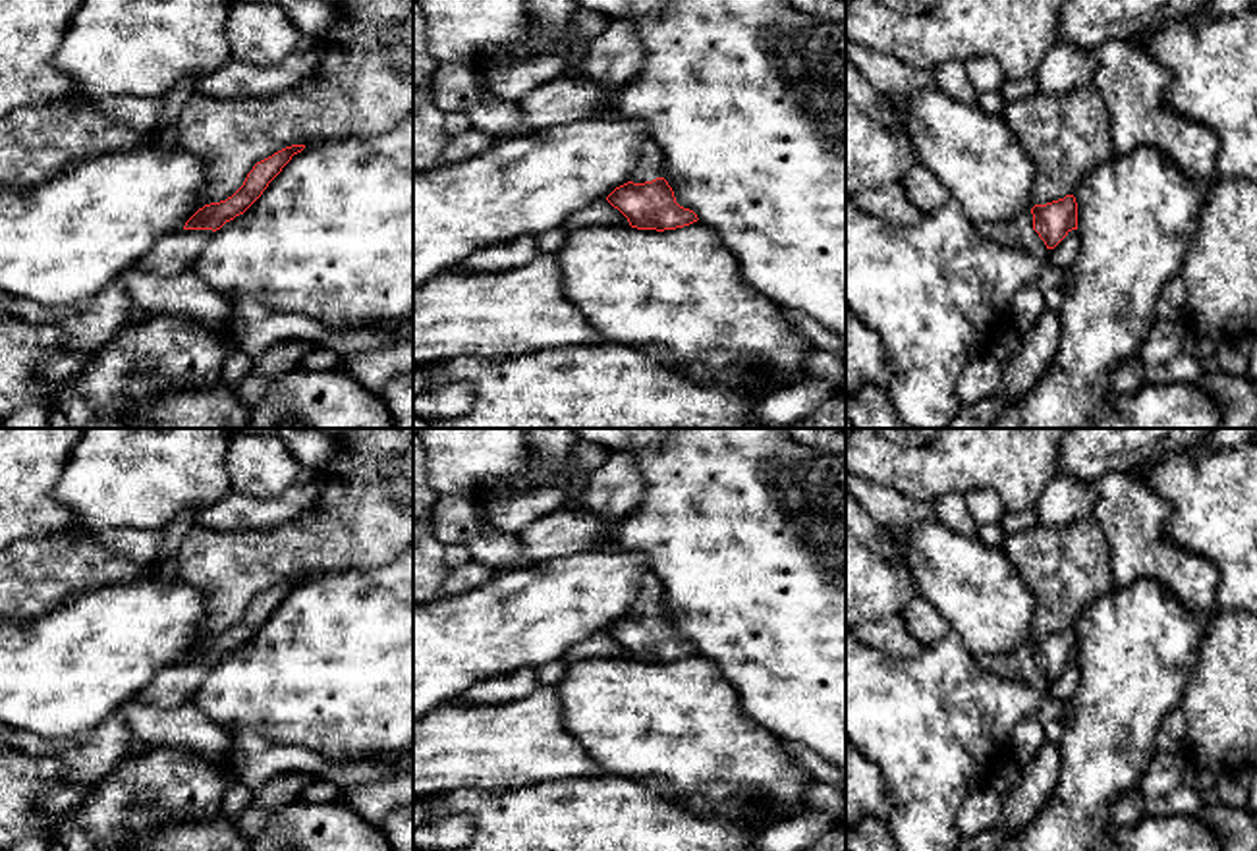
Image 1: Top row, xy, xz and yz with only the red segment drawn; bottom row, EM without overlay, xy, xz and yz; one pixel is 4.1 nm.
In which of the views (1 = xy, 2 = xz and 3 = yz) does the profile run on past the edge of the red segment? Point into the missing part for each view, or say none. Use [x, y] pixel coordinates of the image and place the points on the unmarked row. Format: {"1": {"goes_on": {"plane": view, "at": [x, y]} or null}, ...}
{"1": {"goes_on": {"plane": "xy", "at": [176, 686]}}, "2": {"goes_on": {"plane": "xz", "at": [651, 593]}}, "3": {"goes_on": {"plane": "yz", "at": [1018, 664]}}}

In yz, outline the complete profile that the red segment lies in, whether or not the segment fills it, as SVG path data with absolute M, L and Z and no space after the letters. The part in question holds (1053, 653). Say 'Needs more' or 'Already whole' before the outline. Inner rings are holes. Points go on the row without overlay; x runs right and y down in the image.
Needs more. M1074 627L1047 637L1035 637L1014 652L979 658L985 672L1023 683L1054 681L1072 662L1077 662L1077 635Z

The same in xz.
Needs more. M649 573L639 587L631 612L616 619L606 633L637 662L676 662L697 654L697 646L676 635L674 623L662 610L664 587Z

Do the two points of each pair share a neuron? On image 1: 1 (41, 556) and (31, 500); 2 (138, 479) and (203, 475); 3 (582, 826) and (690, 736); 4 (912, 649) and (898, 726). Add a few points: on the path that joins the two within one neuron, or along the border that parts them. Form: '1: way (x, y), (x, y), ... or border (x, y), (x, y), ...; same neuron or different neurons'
1: border (74, 531), (20, 541); different neurons
2: way (153, 475), (188, 475); same neuron
3: border (605, 772), (649, 784), (676, 805); different neurons
4: border (865, 645), (898, 657), (916, 657), (923, 649); different neurons

